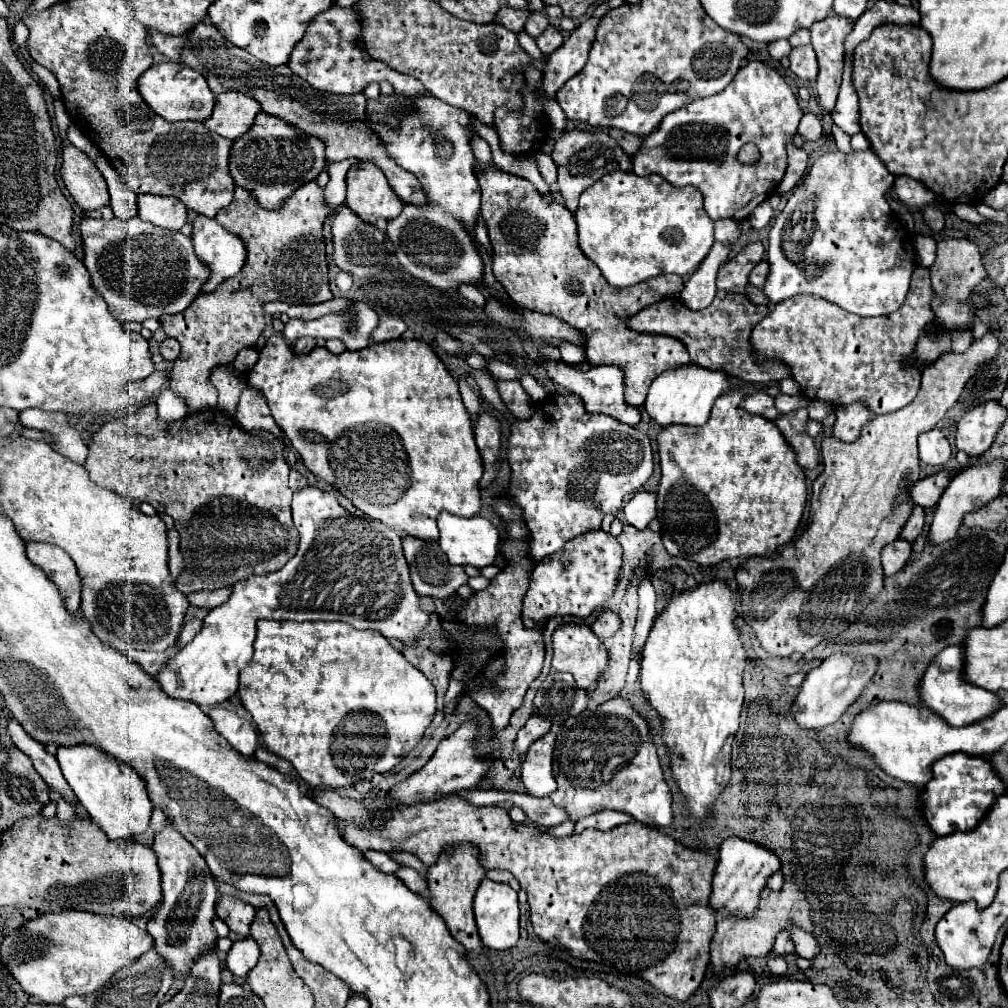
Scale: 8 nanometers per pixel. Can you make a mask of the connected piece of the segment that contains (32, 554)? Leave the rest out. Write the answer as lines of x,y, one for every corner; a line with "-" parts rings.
26,543
26,555
58,585
68,611
76,613
80,607
82,579
68,553
50,543

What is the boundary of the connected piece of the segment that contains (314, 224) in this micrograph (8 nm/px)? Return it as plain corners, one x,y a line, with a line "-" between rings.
308,181
276,211
264,209
248,189
238,185
234,201
216,215
216,221
224,229
244,241
248,257
242,271
226,279
214,293
202,293
186,311
166,315
160,321
166,337
174,337
182,345
169,384
170,389
186,401
188,413
216,409
218,391
208,383
210,373
222,363
232,363
238,351
256,343
256,335
264,331
266,303
286,301
290,305
314,305
334,299
328,287
326,241
322,233
324,221
332,211
322,187
316,181

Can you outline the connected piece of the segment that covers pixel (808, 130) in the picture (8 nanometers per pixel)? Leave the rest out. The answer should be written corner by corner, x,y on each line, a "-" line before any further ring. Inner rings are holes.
804,113
802,121
800,121
800,127
798,127
798,133
804,137
806,143
814,143
822,137
822,125
820,125
820,119
814,115
814,113

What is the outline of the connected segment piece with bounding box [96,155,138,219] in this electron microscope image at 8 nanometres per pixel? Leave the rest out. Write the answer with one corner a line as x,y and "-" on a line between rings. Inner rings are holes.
98,157
96,167
100,169
100,173
104,175
106,183
108,183
108,191
110,191
110,207
114,211
114,215
118,219
132,219
138,215
138,201
136,195
132,193
132,189
126,187
124,181
118,179
118,173
114,171
114,167
110,165
110,161
106,161
106,157

